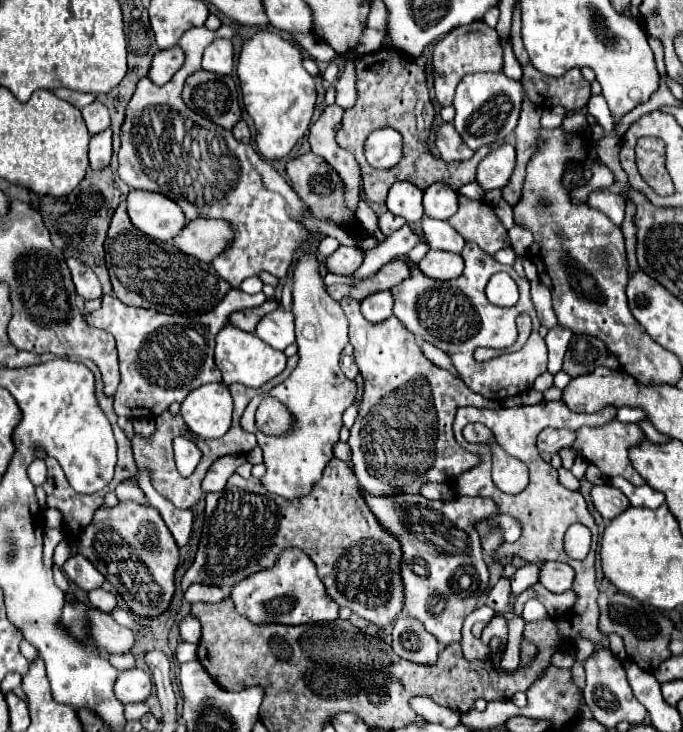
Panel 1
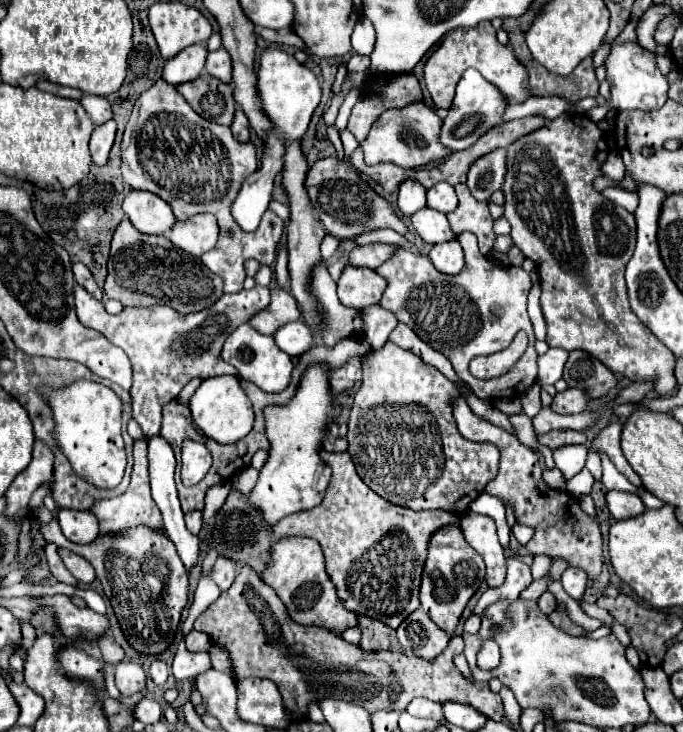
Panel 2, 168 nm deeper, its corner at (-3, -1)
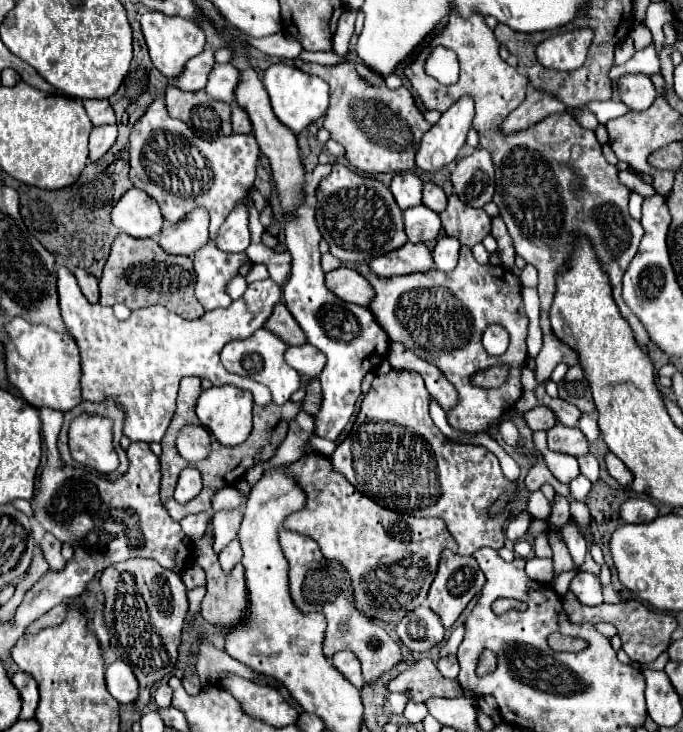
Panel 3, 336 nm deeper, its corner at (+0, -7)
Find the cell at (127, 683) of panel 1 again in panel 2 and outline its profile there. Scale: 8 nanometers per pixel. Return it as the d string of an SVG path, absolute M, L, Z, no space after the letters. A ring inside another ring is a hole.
M122 660L116 666L116 688L120 690L120 694L130 696L140 692L144 686L146 686L146 674L140 668L140 664Z

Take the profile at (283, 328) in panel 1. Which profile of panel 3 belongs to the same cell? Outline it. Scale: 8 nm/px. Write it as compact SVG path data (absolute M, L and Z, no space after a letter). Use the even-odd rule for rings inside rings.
M311 344L289 346L285 352L285 362L307 378L315 378L325 366L325 354L317 352L317 348L313 348Z

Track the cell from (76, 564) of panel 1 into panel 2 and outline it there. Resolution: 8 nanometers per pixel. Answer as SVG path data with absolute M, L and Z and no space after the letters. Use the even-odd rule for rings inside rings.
M58 548L58 554L60 554L64 566L70 570L70 574L72 574L78 582L90 584L90 582L96 578L96 576L94 576L94 570L92 570L92 564L86 562L84 558L80 558L78 554L74 554L74 552L66 550L66 548Z

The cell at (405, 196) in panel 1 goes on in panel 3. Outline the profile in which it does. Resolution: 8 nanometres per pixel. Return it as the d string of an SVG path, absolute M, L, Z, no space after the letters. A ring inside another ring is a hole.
M399 172L391 182L391 192L401 210L421 204L421 190L423 190L423 182L415 172Z

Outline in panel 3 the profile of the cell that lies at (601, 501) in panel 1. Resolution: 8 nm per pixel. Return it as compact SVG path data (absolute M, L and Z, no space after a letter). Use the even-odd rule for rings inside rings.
M629 498L619 506L619 514L623 522L651 522L653 518L657 518L657 508L647 500Z

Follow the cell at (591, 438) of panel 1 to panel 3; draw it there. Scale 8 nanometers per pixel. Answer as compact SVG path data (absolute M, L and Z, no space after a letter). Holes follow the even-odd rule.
M607 452L607 456L605 456L605 464L607 464L607 472L623 486L623 488L627 488L631 482L633 482L633 476L631 476L631 472L625 468L625 464L613 454L613 452Z

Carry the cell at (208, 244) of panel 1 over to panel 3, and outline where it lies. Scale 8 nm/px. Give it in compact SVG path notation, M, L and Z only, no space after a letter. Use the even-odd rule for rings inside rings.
M205 208L193 210L185 220L169 224L159 234L159 244L169 254L193 256L209 240L209 214Z

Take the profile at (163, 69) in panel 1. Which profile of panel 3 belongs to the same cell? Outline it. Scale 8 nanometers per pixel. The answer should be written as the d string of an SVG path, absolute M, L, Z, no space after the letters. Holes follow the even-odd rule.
M207 48L207 50L203 50L201 54L193 56L193 58L185 64L183 72L173 80L173 84L175 84L177 88L189 90L189 92L203 90L205 84L207 84L207 74L209 74L209 70L211 70L213 64L215 64L215 60L213 60L213 50Z

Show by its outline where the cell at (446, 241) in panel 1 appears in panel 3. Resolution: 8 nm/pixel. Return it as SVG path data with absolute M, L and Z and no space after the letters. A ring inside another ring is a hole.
M419 204L417 208L409 208L405 214L405 232L411 242L429 242L437 240L441 232L439 214L429 210L427 206Z

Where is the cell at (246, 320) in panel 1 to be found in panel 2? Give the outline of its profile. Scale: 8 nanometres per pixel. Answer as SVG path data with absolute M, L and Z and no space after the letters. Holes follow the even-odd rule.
M282 288L272 290L272 302L268 308L264 308L260 314L256 314L250 320L250 326L254 326L260 334L272 336L280 326L300 320L300 310L296 300L292 298L290 292Z

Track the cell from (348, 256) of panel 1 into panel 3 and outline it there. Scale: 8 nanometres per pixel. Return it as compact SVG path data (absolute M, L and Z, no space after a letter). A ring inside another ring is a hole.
M407 242L401 248L377 256L369 262L371 272L377 276L397 276L397 274L409 274L409 272L425 272L433 268L431 252L425 244L413 244Z

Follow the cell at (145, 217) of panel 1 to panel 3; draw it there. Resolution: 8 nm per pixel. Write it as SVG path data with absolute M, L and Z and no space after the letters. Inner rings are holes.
M131 188L121 196L111 212L111 222L133 238L157 236L163 226L157 202L137 188Z

